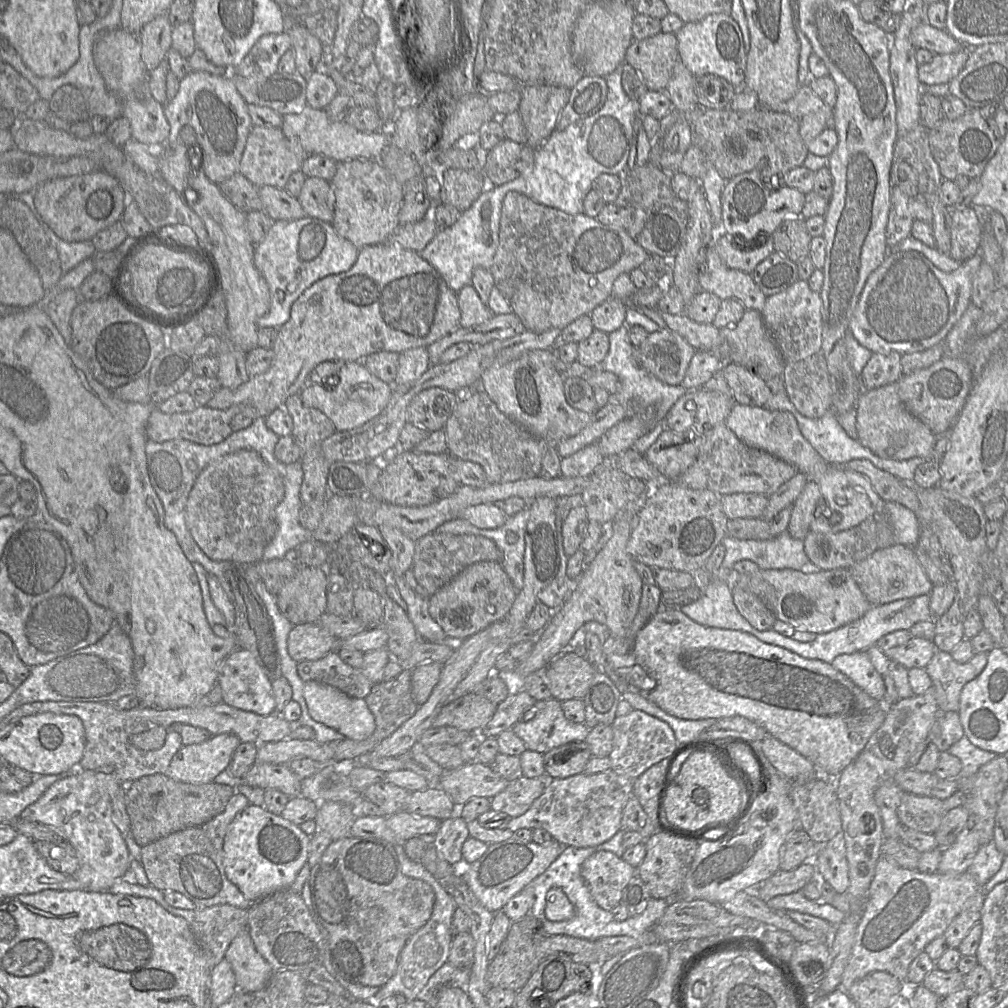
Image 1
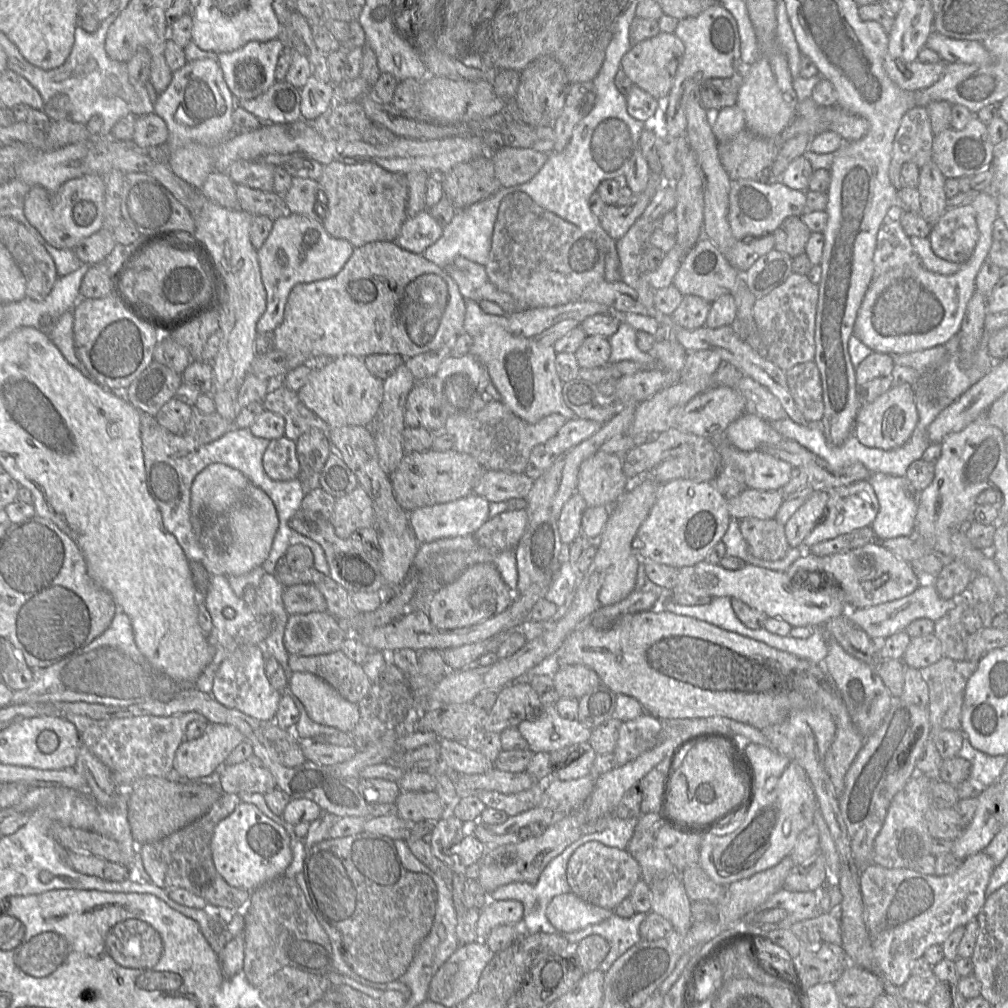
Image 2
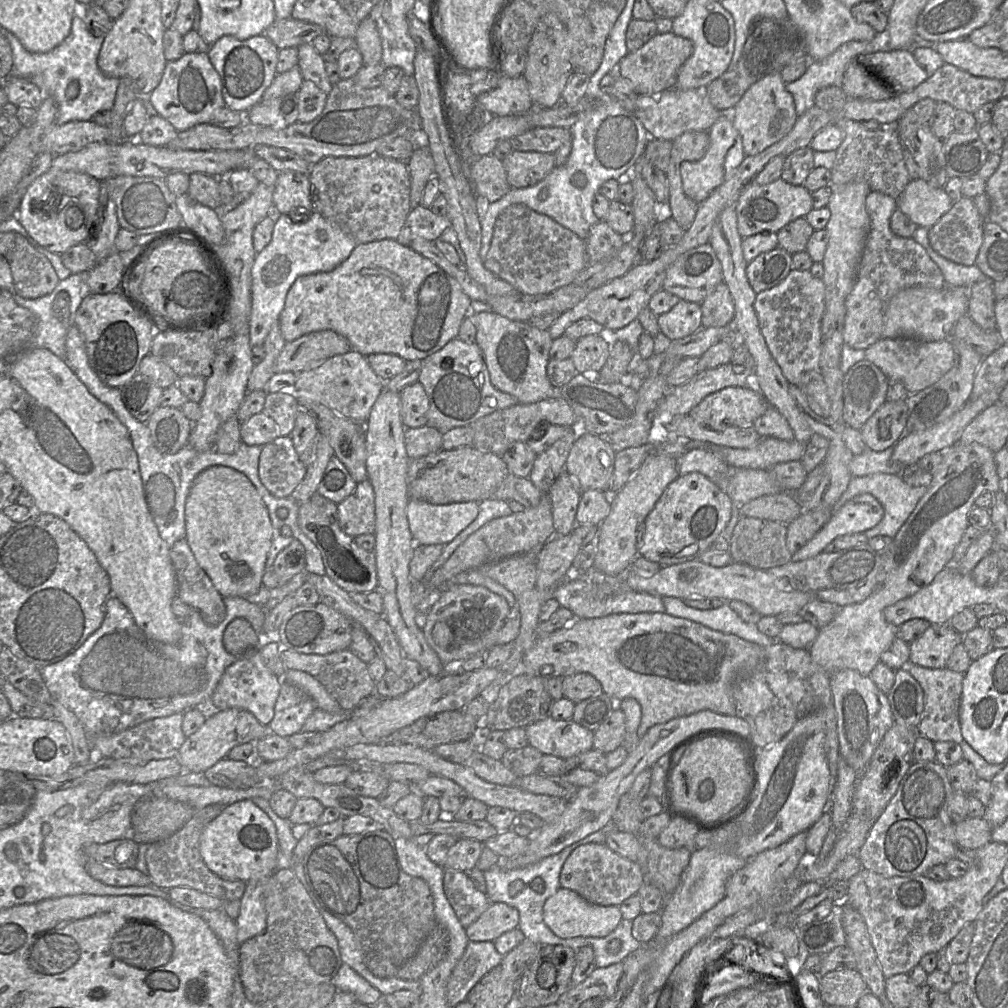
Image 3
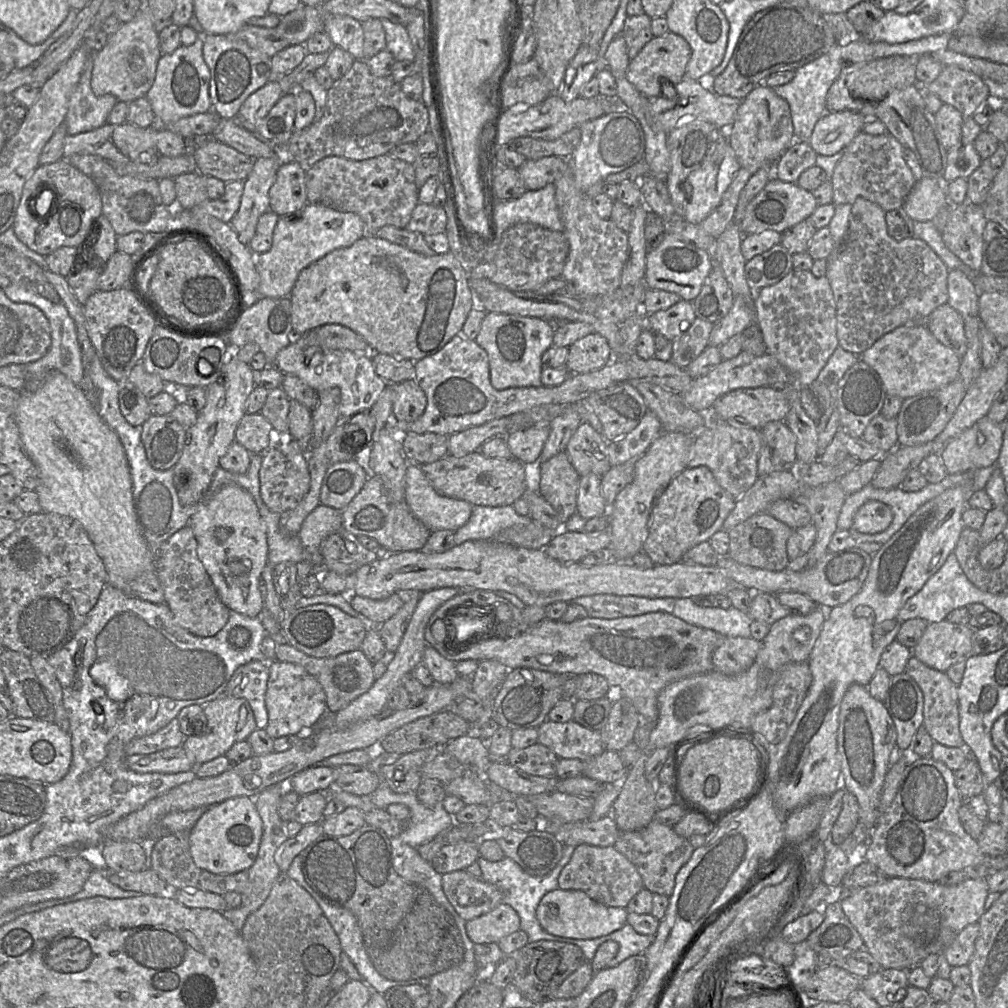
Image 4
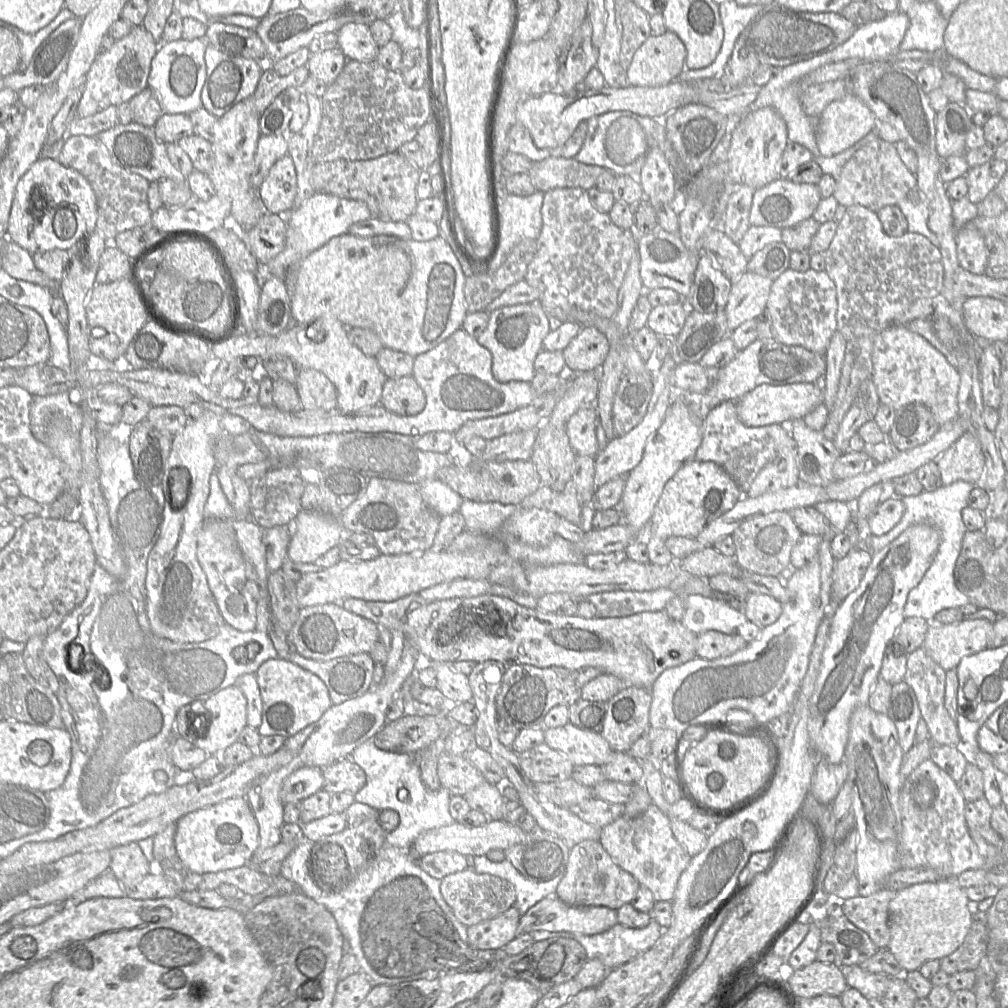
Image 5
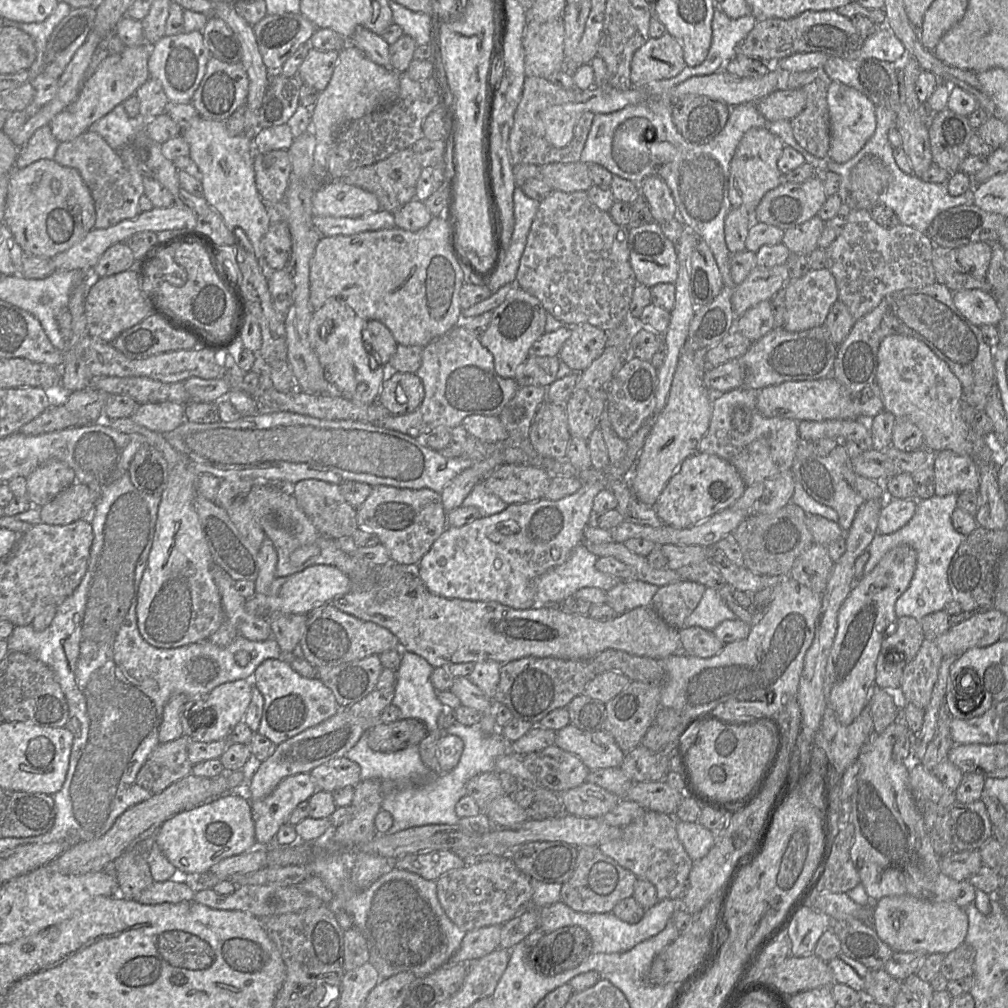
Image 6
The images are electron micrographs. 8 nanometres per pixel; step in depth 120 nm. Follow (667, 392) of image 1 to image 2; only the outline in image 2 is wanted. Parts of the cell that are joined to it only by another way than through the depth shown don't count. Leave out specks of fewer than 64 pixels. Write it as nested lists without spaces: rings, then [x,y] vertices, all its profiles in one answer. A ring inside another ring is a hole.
[[[621,322],[618,330],[609,337],[611,355],[609,363],[634,361],[645,367],[659,367],[649,353],[642,352],[636,344],[636,330],[629,324]]]

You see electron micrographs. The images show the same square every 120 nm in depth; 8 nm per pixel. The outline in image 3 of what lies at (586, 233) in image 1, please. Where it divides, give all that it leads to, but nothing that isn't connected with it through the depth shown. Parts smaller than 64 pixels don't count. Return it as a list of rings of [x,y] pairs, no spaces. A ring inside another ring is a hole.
[[[523,204],[507,207],[497,218],[490,249],[483,260],[485,268],[511,284],[519,293],[547,294],[573,283],[576,275],[588,266],[586,243],[577,234],[547,215],[540,214]]]

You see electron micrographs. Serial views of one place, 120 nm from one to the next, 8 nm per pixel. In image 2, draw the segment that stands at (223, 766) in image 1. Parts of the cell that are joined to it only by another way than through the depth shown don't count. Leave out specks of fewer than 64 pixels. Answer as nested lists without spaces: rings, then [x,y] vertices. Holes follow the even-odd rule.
[[[209,723],[199,738],[182,741],[175,754],[173,772],[181,781],[198,781],[203,776],[219,771],[228,755],[244,740],[244,735],[233,725]]]

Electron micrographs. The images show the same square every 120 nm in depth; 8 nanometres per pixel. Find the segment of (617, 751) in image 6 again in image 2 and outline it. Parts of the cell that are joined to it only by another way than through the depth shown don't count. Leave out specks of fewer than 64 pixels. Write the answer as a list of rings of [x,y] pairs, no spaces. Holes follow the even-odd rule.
[[[544,705],[530,719],[517,726],[533,753],[557,751],[567,746],[588,742],[591,730],[577,719],[562,718],[555,705]]]

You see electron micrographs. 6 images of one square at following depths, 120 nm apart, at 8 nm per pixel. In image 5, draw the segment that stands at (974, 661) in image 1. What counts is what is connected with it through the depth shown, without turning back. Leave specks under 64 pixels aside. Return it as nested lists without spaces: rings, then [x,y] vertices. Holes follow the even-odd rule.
[[[922,647],[908,655],[905,681],[915,692],[921,712],[921,718],[926,722],[930,738],[937,745],[961,745],[956,720],[944,706],[946,671],[939,666]]]

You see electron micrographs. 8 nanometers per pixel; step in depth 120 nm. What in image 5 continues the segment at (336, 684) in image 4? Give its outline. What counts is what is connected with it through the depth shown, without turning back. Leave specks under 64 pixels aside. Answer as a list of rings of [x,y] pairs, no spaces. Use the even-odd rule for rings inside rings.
[[[292,650],[287,660],[317,675],[327,686],[333,705],[360,697],[372,686],[375,663],[369,653],[319,661]]]

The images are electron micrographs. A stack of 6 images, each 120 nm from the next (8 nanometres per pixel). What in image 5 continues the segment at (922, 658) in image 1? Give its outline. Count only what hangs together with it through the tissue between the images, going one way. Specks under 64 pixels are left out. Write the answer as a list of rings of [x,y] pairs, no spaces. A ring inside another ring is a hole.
[[[986,619],[931,623],[922,648],[945,671],[954,669],[964,657],[986,649],[993,624]]]

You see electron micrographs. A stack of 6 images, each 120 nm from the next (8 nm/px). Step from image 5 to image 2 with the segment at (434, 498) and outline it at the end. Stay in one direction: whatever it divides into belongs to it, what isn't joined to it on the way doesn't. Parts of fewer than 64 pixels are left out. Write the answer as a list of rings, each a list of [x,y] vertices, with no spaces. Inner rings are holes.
[[[470,493],[457,500],[417,508],[409,512],[410,526],[420,544],[441,538],[473,535],[489,518],[489,501]]]

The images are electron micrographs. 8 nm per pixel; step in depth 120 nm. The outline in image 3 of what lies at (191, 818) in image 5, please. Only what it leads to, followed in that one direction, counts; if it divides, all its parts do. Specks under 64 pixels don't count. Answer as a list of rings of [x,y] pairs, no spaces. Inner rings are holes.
[[[251,799],[225,806],[204,828],[199,851],[206,866],[216,875],[228,880],[247,882],[271,875],[278,868],[279,844],[275,824]]]

